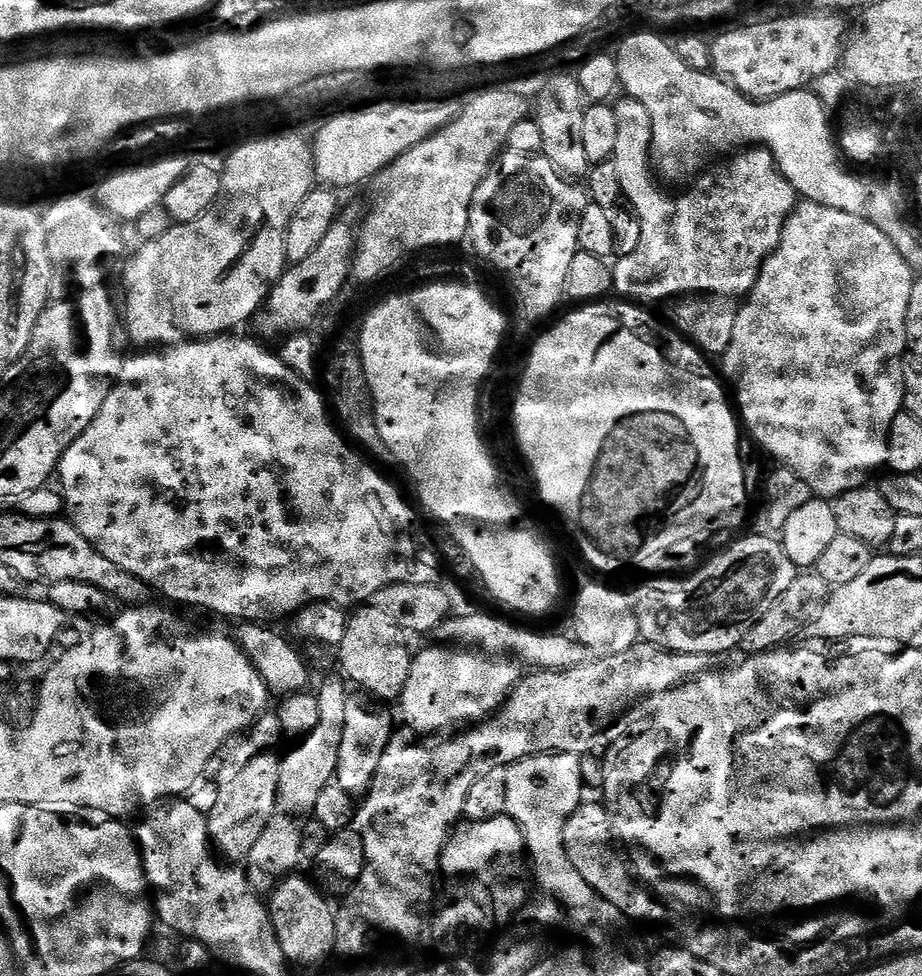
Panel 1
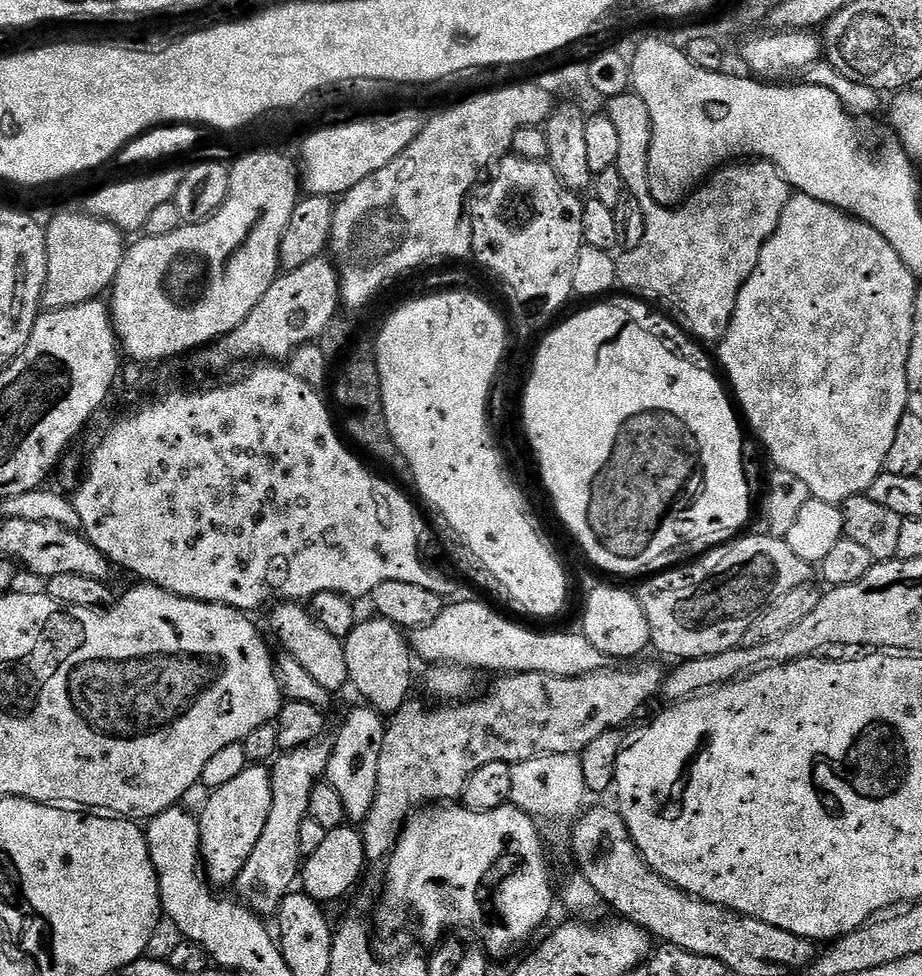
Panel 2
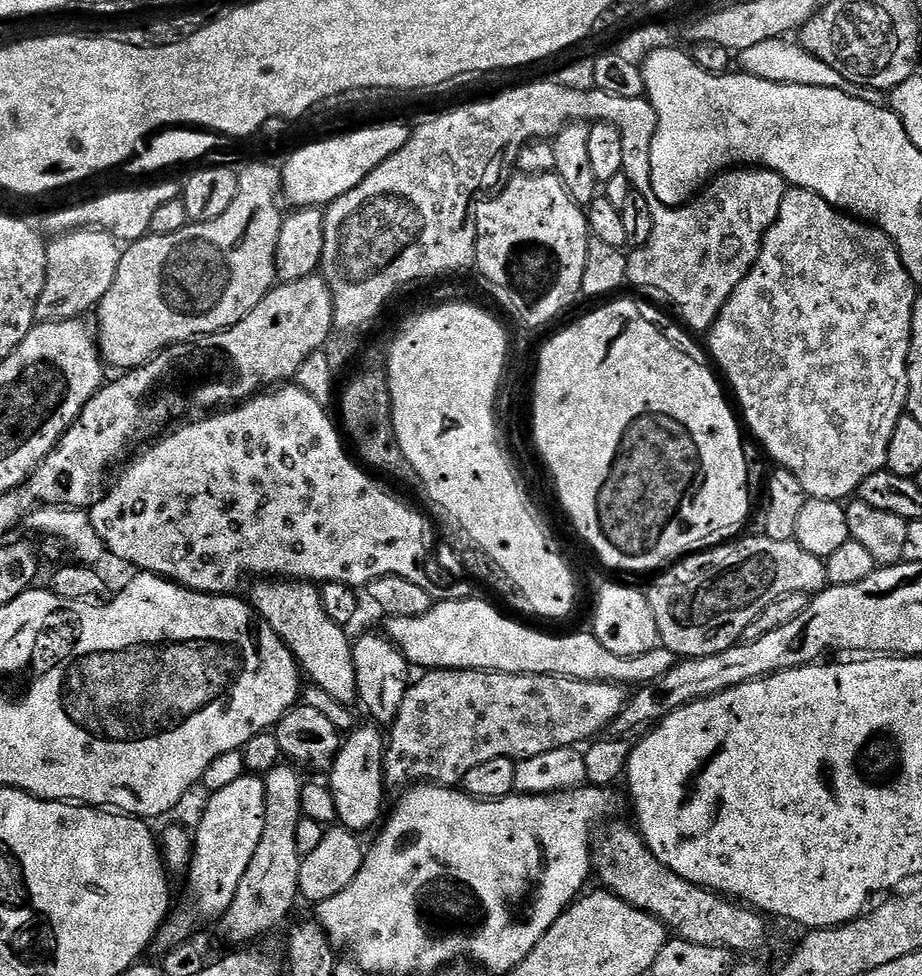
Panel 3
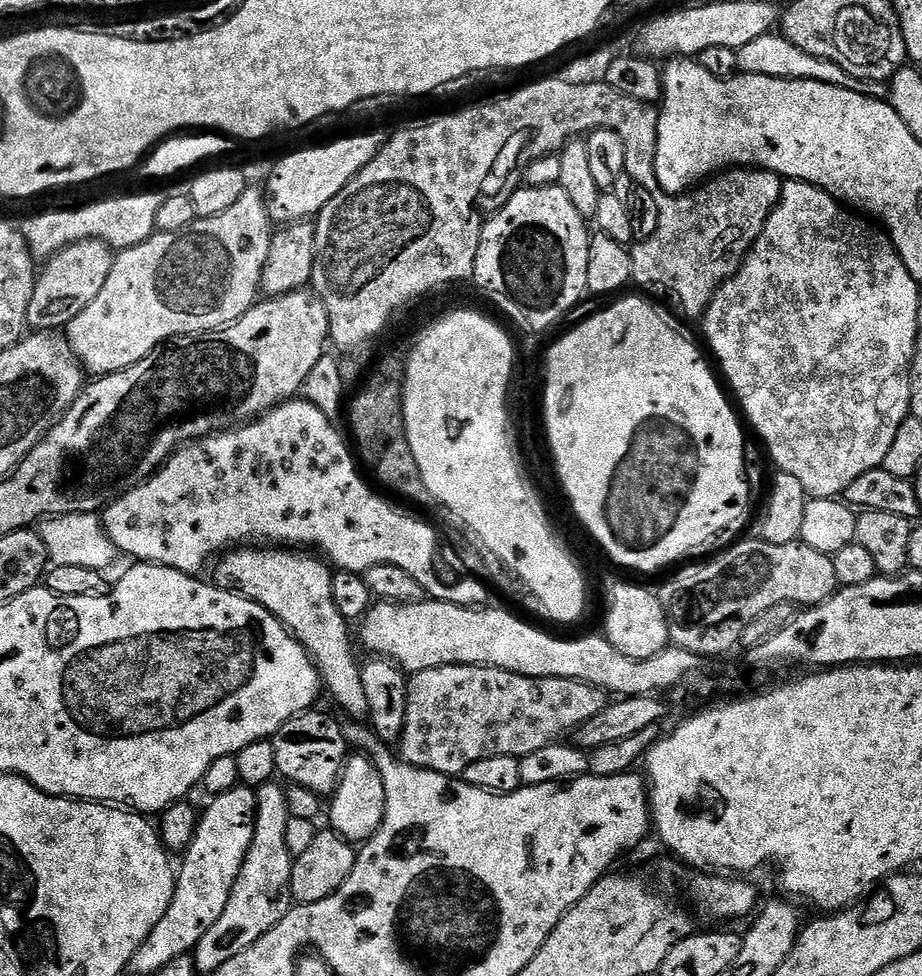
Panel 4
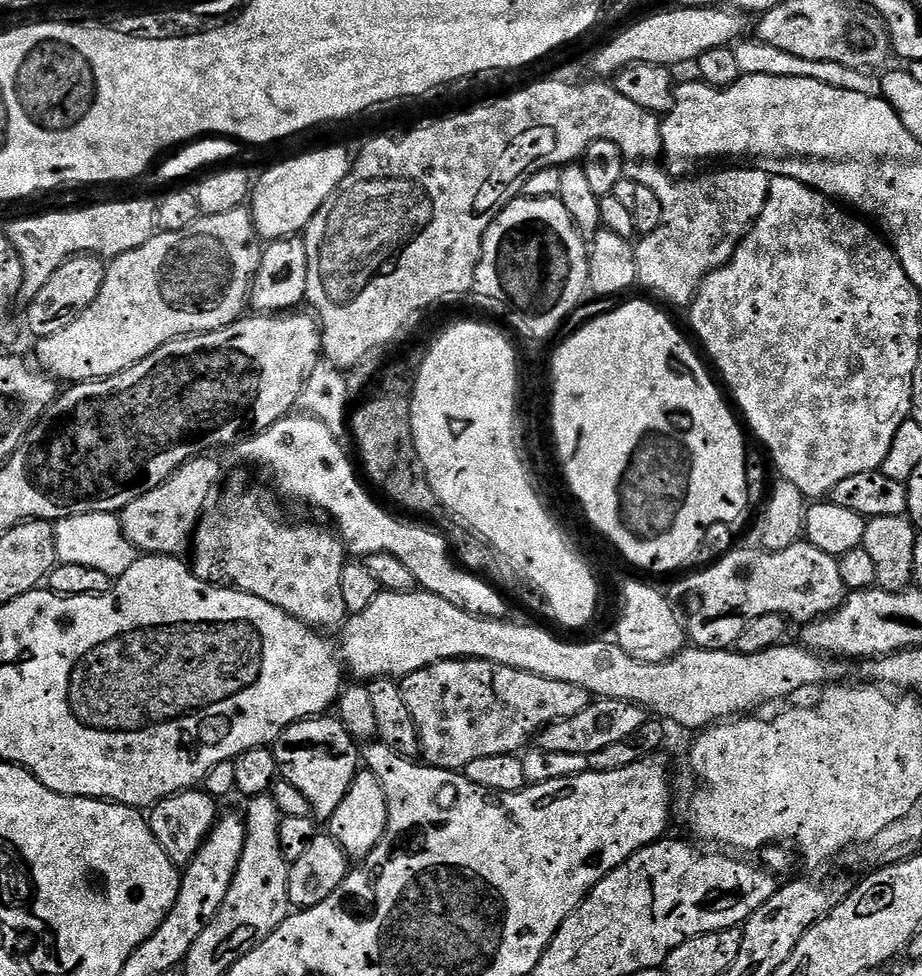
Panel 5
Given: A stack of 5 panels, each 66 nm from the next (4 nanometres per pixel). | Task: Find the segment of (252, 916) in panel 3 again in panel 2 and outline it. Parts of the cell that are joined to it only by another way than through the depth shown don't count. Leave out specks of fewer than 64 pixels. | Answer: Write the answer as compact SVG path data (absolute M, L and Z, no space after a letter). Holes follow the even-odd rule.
M331 743L304 744L277 755L271 765L270 818L266 818L262 838L258 838L258 846L254 846L254 852L234 883L235 890L240 891L239 899L254 906L256 915L261 918L275 917L288 893L297 887L302 867L298 833L302 830L302 822L308 819L310 794L328 771L331 753Z

